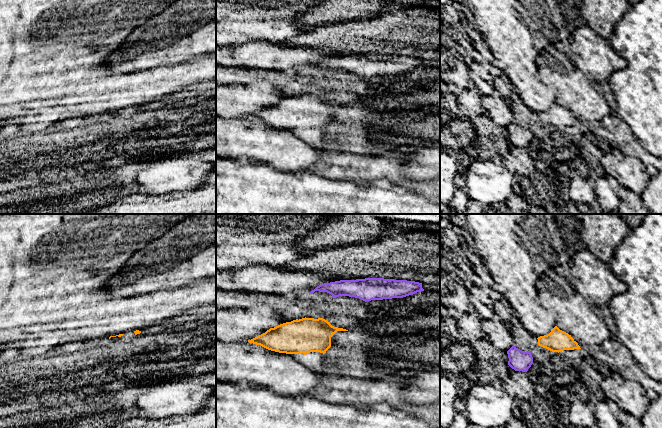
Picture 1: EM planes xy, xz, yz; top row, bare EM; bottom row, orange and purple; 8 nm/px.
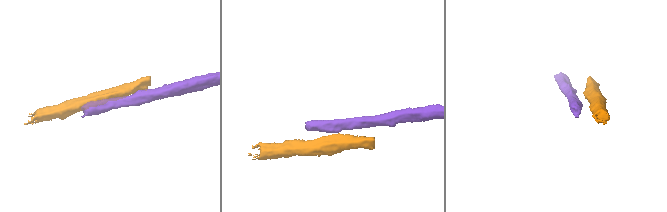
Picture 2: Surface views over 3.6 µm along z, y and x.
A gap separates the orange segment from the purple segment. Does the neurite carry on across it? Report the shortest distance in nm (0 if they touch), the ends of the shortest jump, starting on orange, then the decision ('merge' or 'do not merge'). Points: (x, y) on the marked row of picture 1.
90 nm | yz (538, 344), (530, 352) | do not merge

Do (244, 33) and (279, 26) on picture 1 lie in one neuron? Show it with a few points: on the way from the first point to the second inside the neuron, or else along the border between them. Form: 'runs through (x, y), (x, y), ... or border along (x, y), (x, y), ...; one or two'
runs through (253, 30), (270, 30); one

